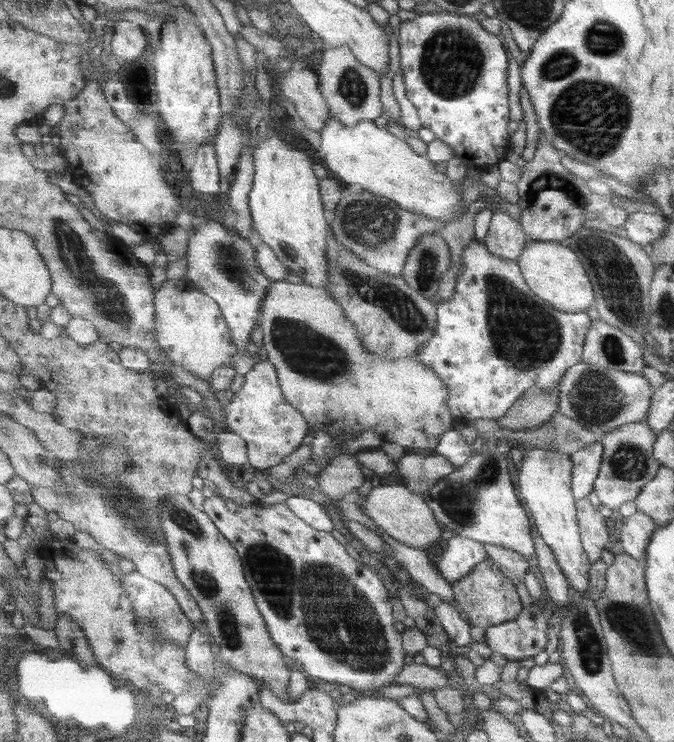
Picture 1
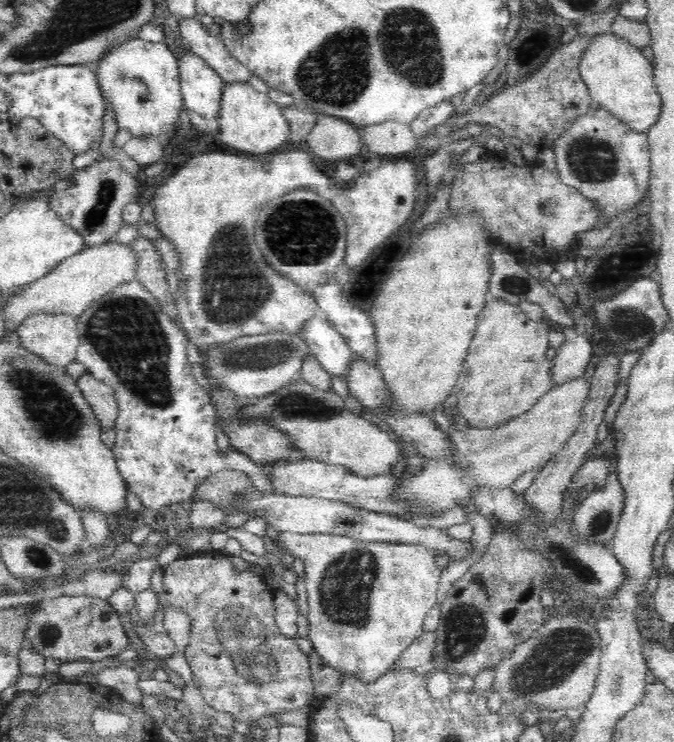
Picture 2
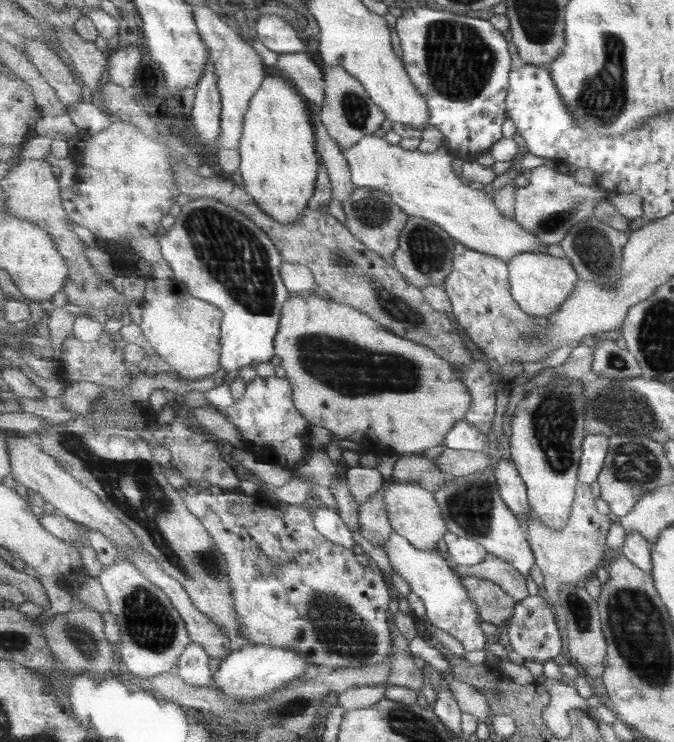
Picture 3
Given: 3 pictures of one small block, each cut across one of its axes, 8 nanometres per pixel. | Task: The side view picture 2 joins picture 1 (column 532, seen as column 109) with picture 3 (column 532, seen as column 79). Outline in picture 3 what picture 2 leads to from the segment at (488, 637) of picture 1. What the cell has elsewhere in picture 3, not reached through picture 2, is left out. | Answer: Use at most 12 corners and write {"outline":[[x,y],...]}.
{"outline":[[518,601],[507,631],[512,650],[544,664],[563,652],[548,601]]}

